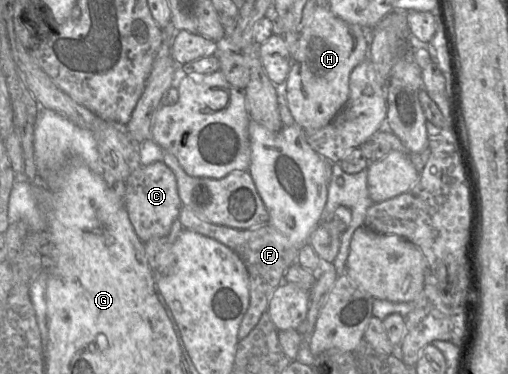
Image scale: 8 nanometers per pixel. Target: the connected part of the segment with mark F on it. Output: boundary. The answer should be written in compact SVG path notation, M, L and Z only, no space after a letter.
M184 205L181 206L178 219L185 229L213 238L232 249L245 264L249 277L249 306L238 330L239 341L244 339L256 326L262 314L267 311L276 288L282 282L286 282L284 274L292 264L297 263L298 251L302 246L295 246L270 224L250 229L231 228L204 220Z

